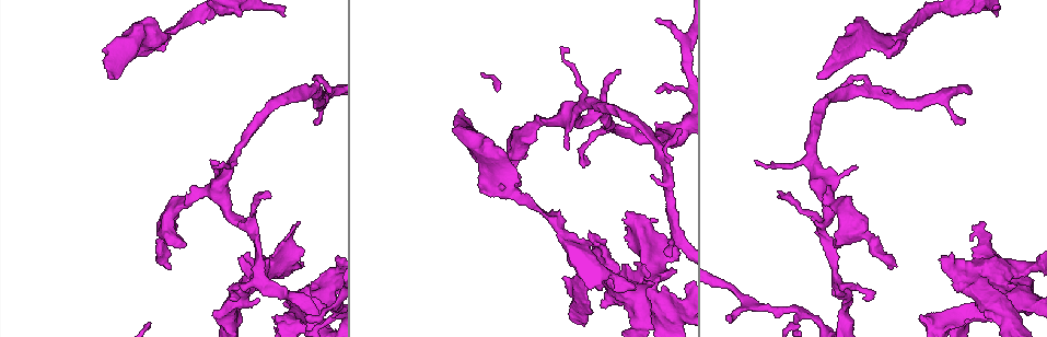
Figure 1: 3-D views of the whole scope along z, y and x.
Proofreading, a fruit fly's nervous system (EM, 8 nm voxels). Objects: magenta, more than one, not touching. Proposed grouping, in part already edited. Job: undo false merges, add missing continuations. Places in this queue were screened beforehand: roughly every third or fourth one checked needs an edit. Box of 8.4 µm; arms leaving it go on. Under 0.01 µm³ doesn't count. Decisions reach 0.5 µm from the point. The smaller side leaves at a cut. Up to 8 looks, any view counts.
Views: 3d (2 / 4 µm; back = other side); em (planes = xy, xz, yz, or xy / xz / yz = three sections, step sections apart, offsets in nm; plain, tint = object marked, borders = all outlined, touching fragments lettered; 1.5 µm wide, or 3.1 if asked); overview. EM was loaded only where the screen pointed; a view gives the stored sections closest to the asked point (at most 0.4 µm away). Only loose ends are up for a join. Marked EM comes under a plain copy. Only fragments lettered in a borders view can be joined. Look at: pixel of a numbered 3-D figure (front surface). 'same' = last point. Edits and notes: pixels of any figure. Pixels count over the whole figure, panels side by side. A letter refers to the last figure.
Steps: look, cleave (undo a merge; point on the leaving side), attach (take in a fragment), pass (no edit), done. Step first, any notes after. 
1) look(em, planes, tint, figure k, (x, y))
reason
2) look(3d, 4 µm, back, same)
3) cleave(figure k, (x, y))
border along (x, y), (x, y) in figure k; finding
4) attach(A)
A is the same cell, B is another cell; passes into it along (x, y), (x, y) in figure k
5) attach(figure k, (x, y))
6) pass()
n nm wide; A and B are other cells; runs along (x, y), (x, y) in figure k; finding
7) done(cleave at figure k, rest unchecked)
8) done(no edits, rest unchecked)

look(3d, 2 µm, figure 1, (329, 90))
tapers out

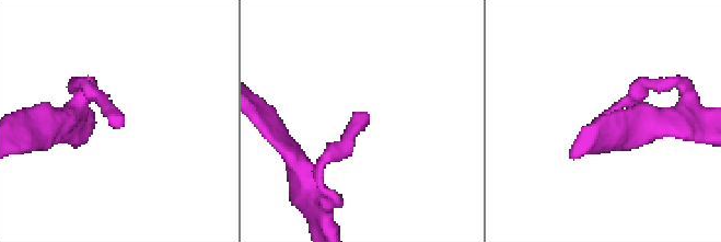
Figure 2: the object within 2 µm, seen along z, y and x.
look(em, yz, step 8, tint, figure 2, (112, 119))

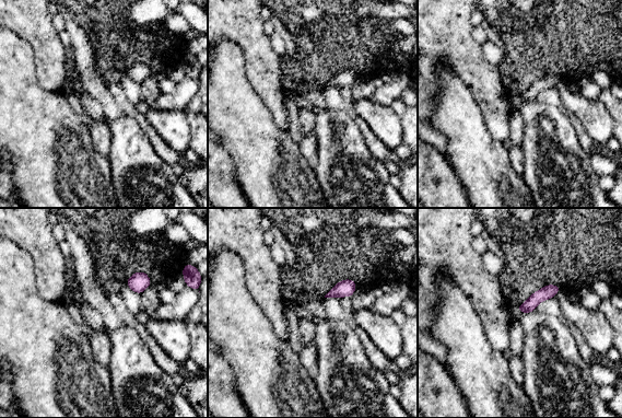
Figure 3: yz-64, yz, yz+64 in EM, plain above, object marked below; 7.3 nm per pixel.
look(em, planes, borders, same)

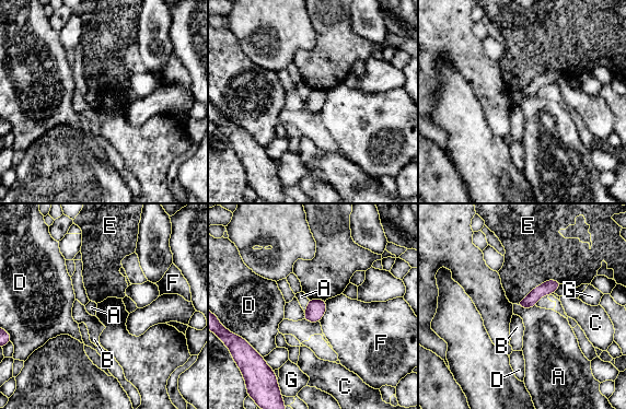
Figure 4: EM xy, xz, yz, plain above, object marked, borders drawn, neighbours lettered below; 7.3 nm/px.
pass()
100 nm wide; A, B, C, D, E, F and G are other cells; border along (516, 304), (522, 307), (535, 305) in figure 4; none of them fits

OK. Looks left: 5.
look(3d, 2 µm, figure 1, (890, 57))
an open end

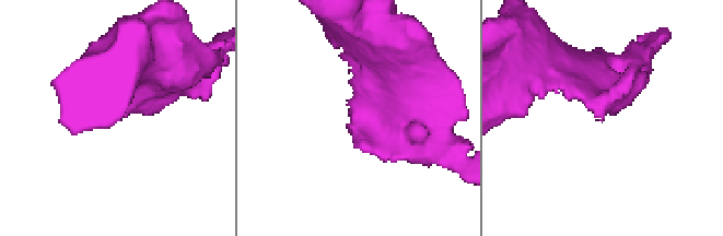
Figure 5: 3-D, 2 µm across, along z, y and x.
look(em, xy, step 8, borders, figure 5, (356, 118))

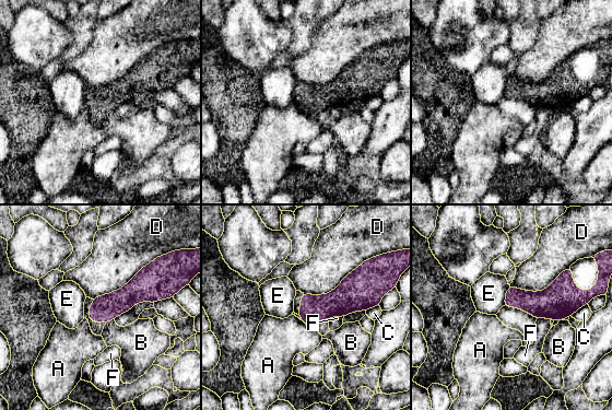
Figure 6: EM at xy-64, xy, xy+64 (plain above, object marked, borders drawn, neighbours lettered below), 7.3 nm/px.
pass()
A, B, C, D, E and F are other cells; border along (301, 320), (310, 327) in figure 6; none of them fits

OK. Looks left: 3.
look(em, planes, borders, figure 1, (633, 290))
free end

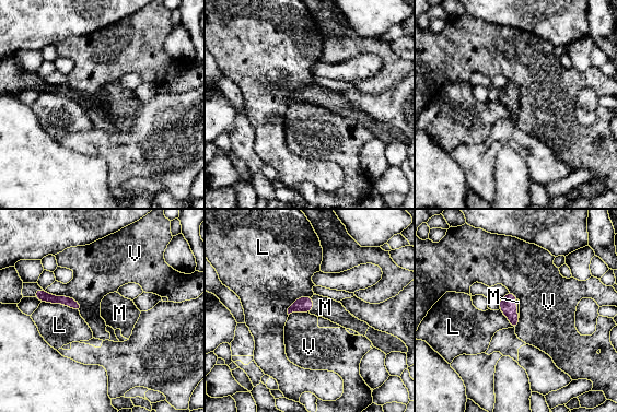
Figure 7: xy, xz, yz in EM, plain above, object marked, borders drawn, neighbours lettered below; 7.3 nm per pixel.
attach(M)
M is the same cell, L and V are other cells; passes into it along (304, 304), (312, 304), (325, 307) in figure 7; it goes on there

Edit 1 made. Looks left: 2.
look(overview)

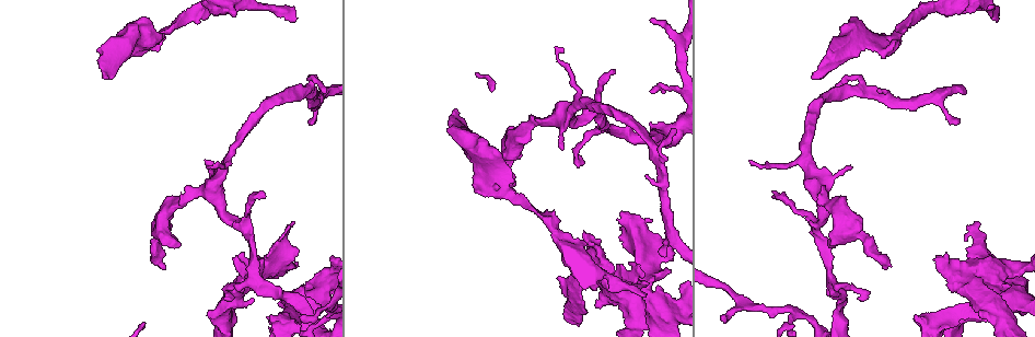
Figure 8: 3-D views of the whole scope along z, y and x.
look(em, planes, borders, figure 8, (955, 125))
free end

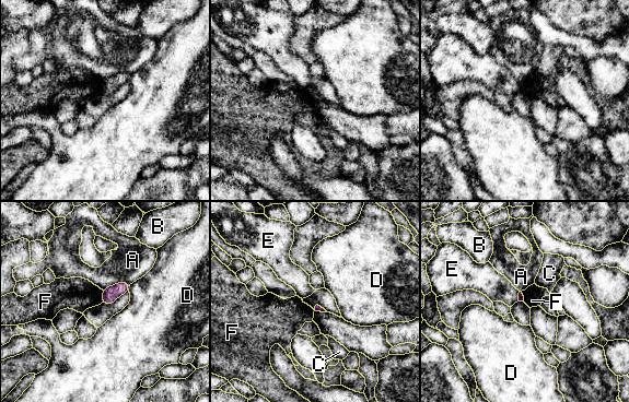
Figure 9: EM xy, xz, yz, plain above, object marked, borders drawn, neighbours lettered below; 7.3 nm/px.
pass()
A, B, C, D, E and F are other cells; border along (102, 291), (103, 302) in figure 9; none of them fits

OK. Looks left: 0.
done(attach at figure 7, rest unchecked)

